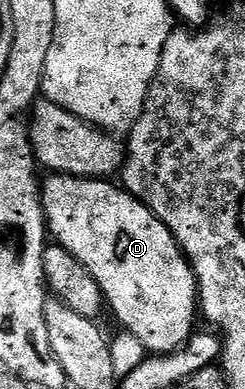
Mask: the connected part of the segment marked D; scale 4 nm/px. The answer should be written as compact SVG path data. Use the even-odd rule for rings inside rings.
M51 174L46 178L48 180L44 179L41 184L41 199L43 201L43 218L47 222L50 239L58 247L69 250L69 254L73 254L73 258L77 258L77 262L81 262L81 266L85 266L89 270L89 274L93 274L93 278L97 278L97 284L101 286L103 291L106 307L109 312L111 308L112 314L119 319L120 325L118 327L137 338L147 354L164 354L182 349L192 339L192 335L197 328L195 327L195 316L197 320L199 287L195 281L195 271L191 269L191 264L187 261L187 255L181 250L181 246L173 238L170 230L151 213L150 208L142 200L138 200L136 196L130 196L122 187L116 186L114 188L111 182L106 179L85 176L60 176L58 174Z

